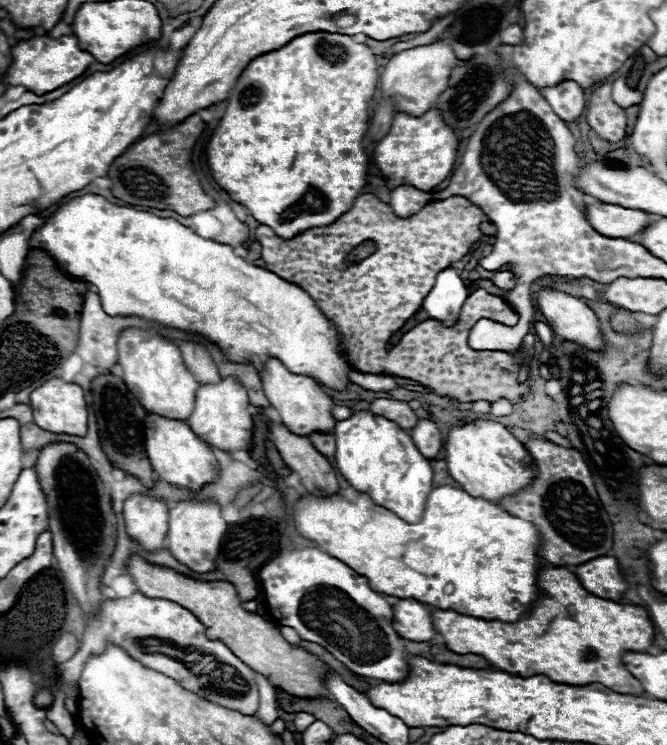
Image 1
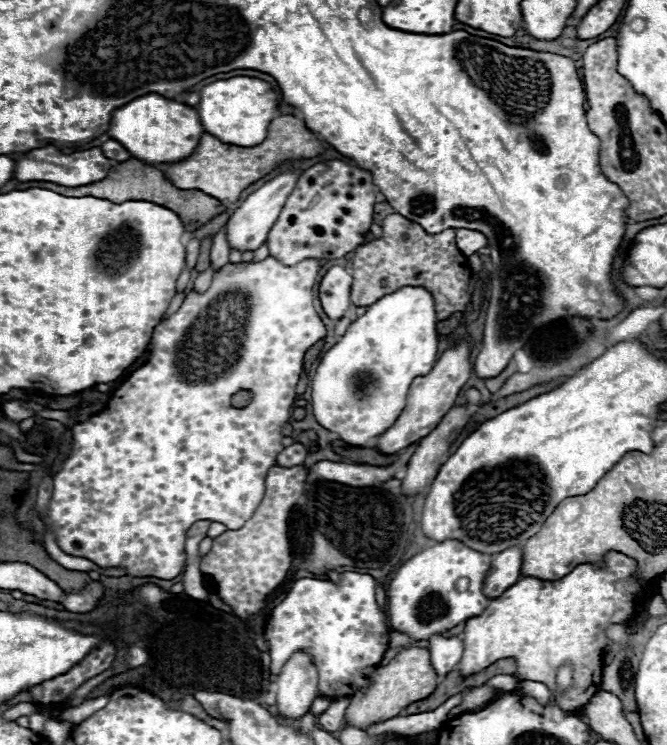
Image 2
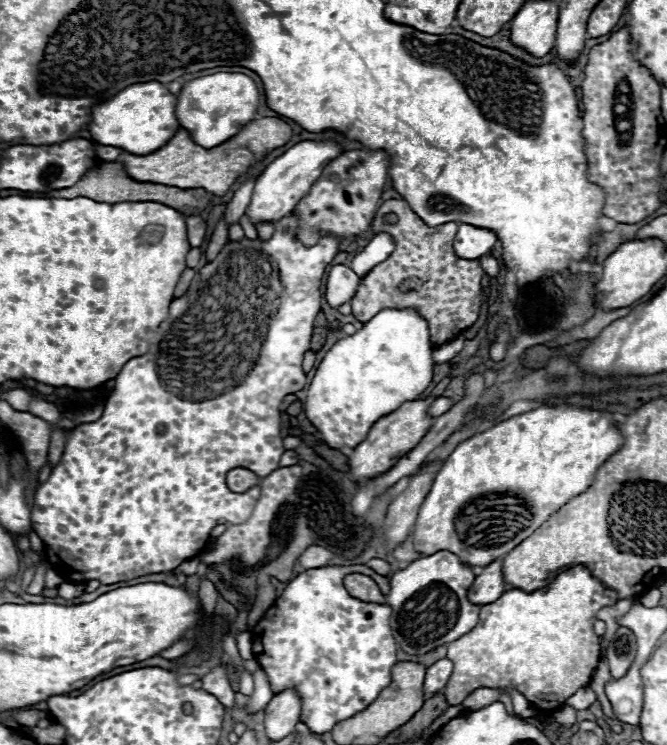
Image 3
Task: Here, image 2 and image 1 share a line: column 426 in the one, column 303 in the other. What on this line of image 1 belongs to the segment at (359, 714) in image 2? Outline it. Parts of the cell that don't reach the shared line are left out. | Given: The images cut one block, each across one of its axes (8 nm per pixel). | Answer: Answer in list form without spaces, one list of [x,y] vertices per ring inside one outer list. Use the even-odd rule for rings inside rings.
[[[132,554],[126,564],[126,572],[132,576],[138,592],[150,598],[164,598],[172,600],[196,614],[200,622],[208,628],[208,638],[222,640],[244,664],[252,670],[264,674],[270,684],[280,686],[288,694],[304,694],[304,698],[316,698],[316,694],[328,694],[320,682],[320,674],[324,664],[308,654],[302,648],[292,648],[280,634],[278,626],[264,620],[258,614],[246,612],[240,608],[240,600],[236,596],[236,588],[230,582],[202,582],[190,576],[184,576],[172,568],[164,568],[158,564],[150,564],[138,554]]]

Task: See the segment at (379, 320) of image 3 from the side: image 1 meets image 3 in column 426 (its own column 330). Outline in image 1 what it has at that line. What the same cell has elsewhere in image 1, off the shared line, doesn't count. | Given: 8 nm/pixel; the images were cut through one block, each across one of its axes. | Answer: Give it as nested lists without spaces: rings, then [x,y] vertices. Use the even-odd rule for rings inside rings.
[[[84,194],[52,212],[46,222],[34,230],[28,244],[30,248],[46,250],[58,266],[68,268],[68,274],[88,282],[100,296],[104,310],[112,316],[138,314],[156,324],[198,334],[216,342],[232,362],[248,360],[260,368],[268,356],[272,356],[280,358],[280,362],[296,374],[312,374],[312,378],[324,386],[344,390],[348,384],[346,372],[350,364],[338,346],[336,330],[304,290],[284,282],[266,268],[248,264],[234,254],[232,246],[206,240],[174,218],[160,218],[152,212],[110,204],[98,194]]]

